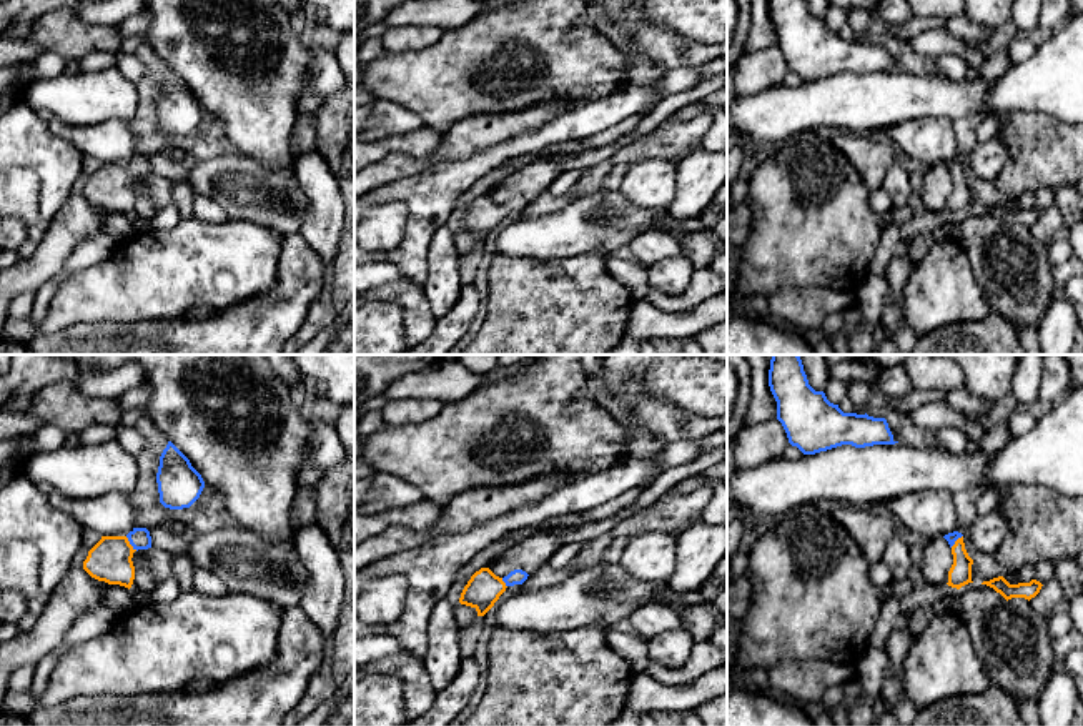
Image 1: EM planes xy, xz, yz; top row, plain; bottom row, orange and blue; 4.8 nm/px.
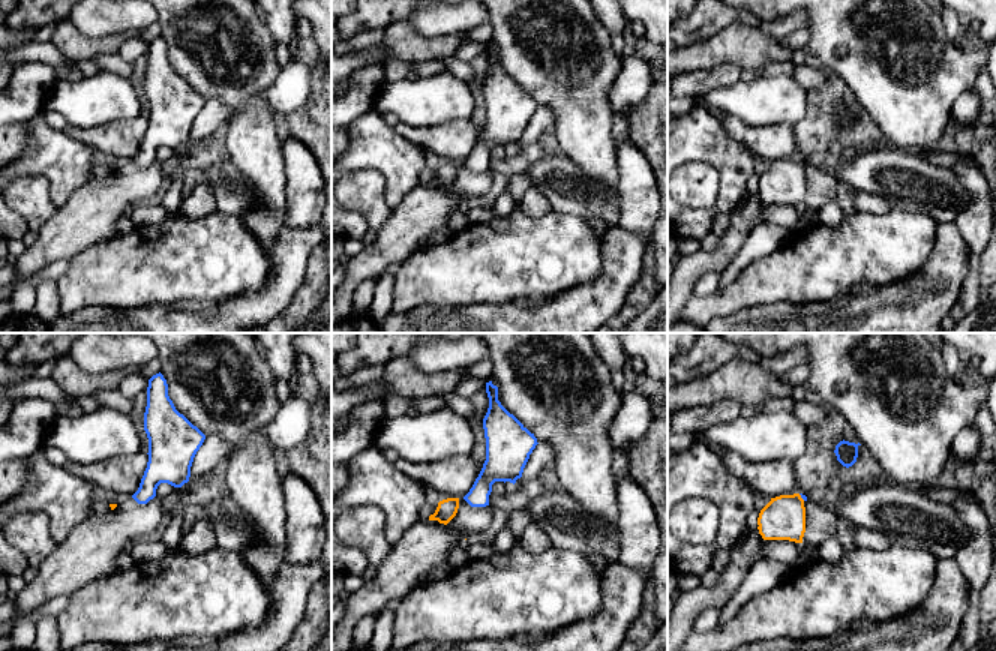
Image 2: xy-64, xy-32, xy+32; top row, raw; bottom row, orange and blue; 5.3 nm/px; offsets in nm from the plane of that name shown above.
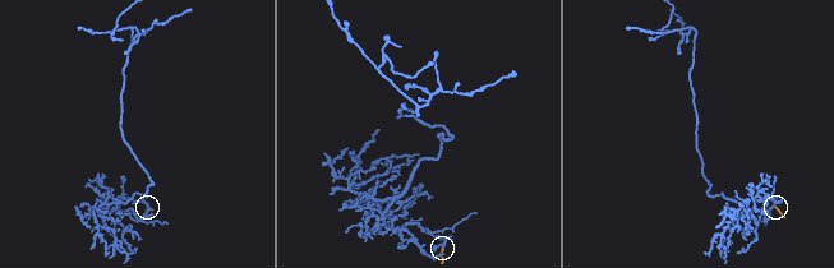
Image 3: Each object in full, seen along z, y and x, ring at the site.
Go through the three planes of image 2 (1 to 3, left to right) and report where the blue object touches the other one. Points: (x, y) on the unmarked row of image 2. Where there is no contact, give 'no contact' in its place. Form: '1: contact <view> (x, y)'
1: no contact
2: no contact
3: contact xy+32 (800, 161)

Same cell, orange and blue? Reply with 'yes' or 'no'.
yes

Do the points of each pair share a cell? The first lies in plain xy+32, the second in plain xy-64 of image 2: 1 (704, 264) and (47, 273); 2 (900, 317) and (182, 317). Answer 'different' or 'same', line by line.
1: different
2: same

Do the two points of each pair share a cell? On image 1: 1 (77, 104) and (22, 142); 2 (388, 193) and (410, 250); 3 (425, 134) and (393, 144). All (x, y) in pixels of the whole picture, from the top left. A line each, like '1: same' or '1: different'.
1: different
2: same
3: same

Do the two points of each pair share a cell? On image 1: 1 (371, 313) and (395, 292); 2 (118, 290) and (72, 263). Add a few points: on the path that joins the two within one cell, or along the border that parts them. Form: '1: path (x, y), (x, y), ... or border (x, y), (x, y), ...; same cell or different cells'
1: border (371, 298), (390, 298), (401, 307), (405, 335); different cells
2: border (115, 248), (110, 255), (72, 272), (54, 297); different cells

